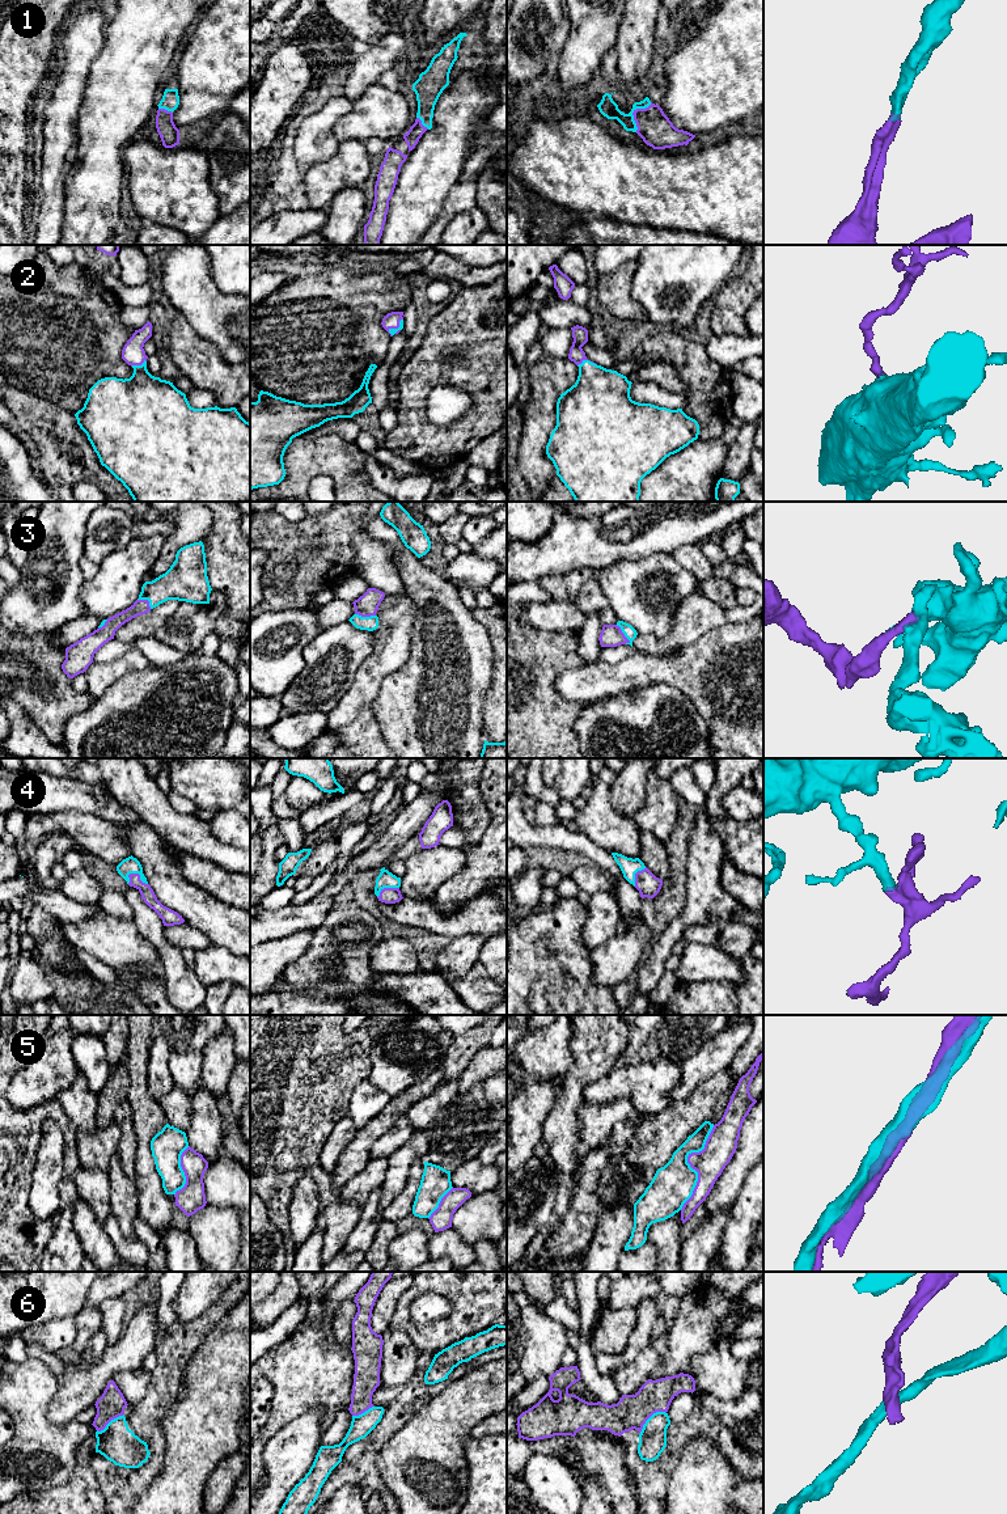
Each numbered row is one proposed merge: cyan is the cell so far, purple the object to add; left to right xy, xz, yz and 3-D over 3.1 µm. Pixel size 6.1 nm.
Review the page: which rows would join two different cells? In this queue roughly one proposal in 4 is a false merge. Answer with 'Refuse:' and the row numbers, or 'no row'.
Refuse: 5, 6

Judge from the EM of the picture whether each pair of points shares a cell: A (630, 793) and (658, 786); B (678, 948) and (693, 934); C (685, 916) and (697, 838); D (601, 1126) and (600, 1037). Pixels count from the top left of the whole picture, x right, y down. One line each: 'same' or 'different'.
A: different
B: same
C: same
D: different

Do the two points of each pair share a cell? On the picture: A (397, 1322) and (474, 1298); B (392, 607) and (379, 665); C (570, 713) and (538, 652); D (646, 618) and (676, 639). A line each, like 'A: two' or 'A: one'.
A: one
B: one
C: one
D: two

